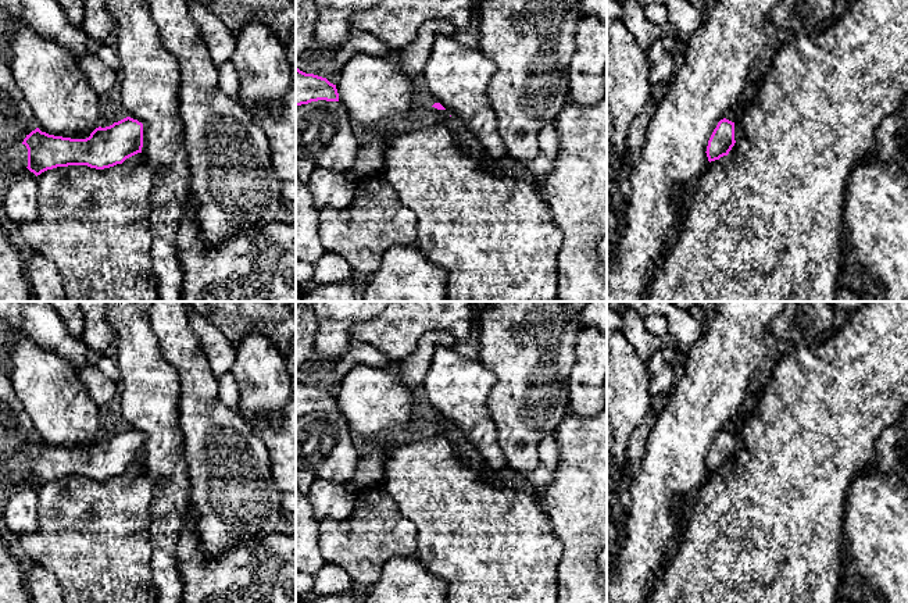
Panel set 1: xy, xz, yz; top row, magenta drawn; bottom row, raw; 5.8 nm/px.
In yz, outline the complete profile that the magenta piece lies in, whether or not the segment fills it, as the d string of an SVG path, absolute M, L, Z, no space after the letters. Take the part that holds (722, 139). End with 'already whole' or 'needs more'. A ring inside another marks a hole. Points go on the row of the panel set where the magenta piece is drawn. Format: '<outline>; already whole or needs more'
M726 118L721 119L714 129L708 146L707 157L708 161L719 160L723 156L728 156L736 142L743 138L743 129L739 122L732 122Z; needs more

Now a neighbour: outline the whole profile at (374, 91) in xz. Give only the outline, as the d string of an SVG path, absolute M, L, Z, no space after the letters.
M353 56L337 74L336 89L355 131L404 118L412 107L412 82L393 56Z

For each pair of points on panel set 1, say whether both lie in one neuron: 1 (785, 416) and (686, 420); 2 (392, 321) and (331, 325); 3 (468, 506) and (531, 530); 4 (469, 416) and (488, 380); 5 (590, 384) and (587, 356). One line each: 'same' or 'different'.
1: different
2: different
3: same
4: same
5: same

